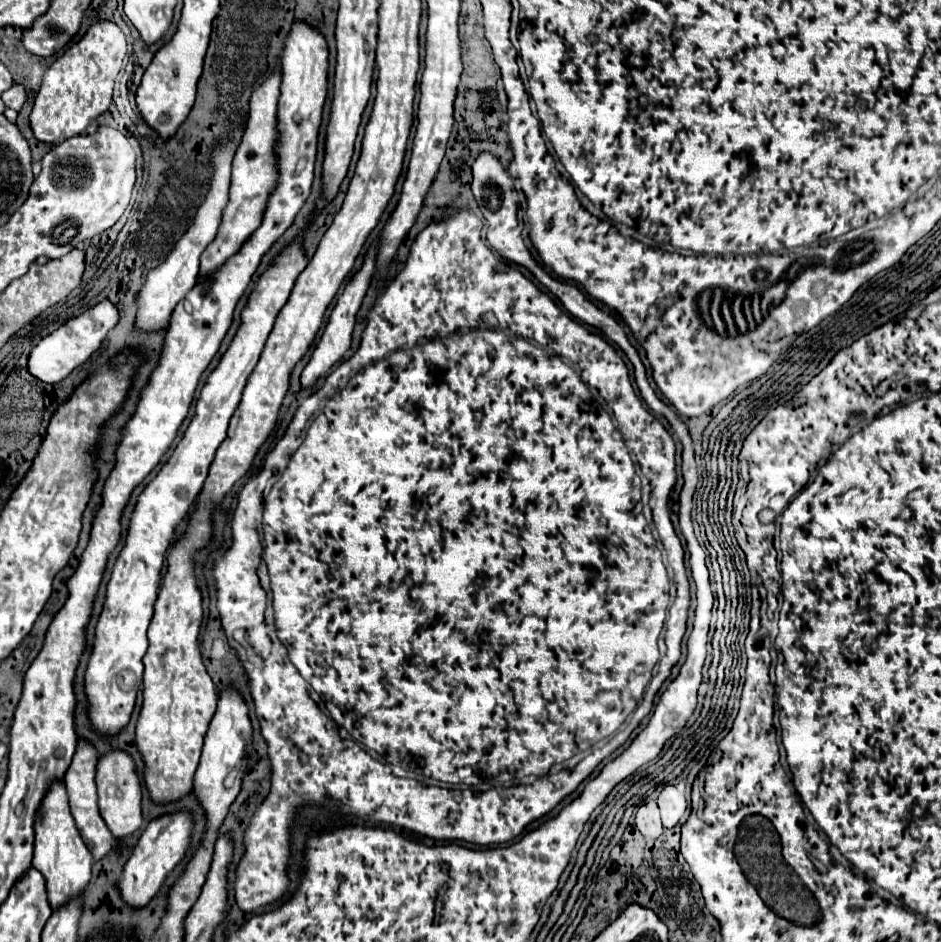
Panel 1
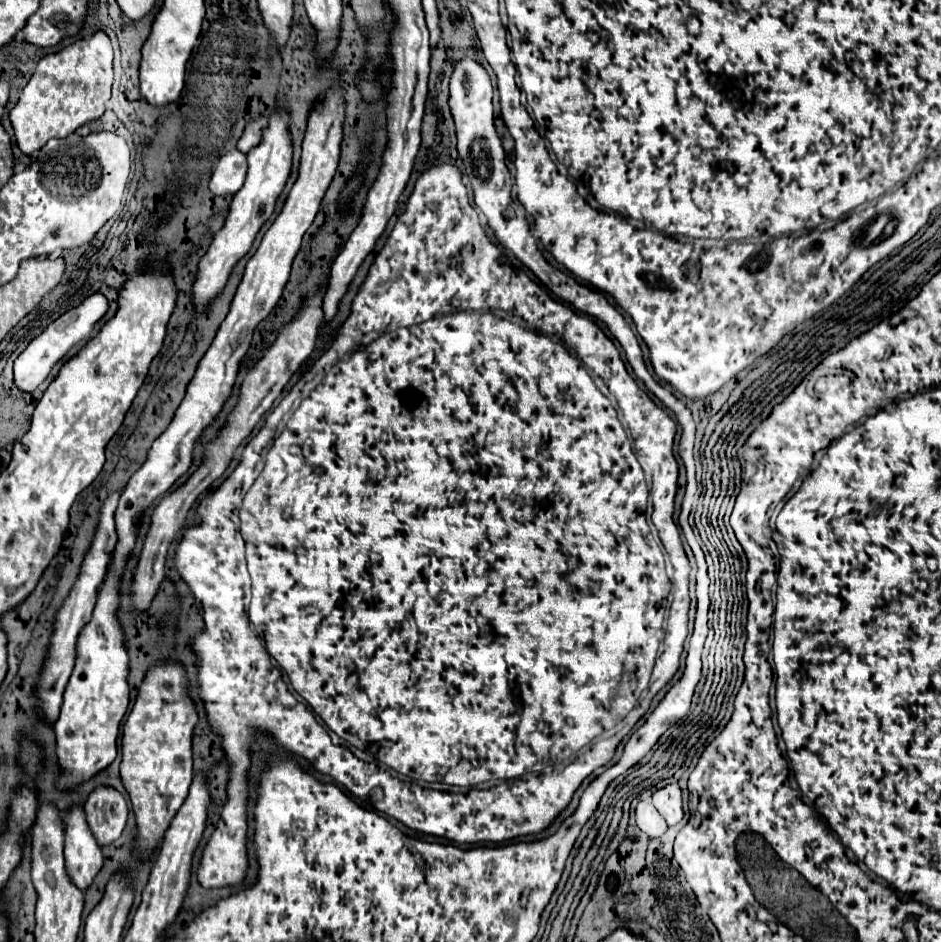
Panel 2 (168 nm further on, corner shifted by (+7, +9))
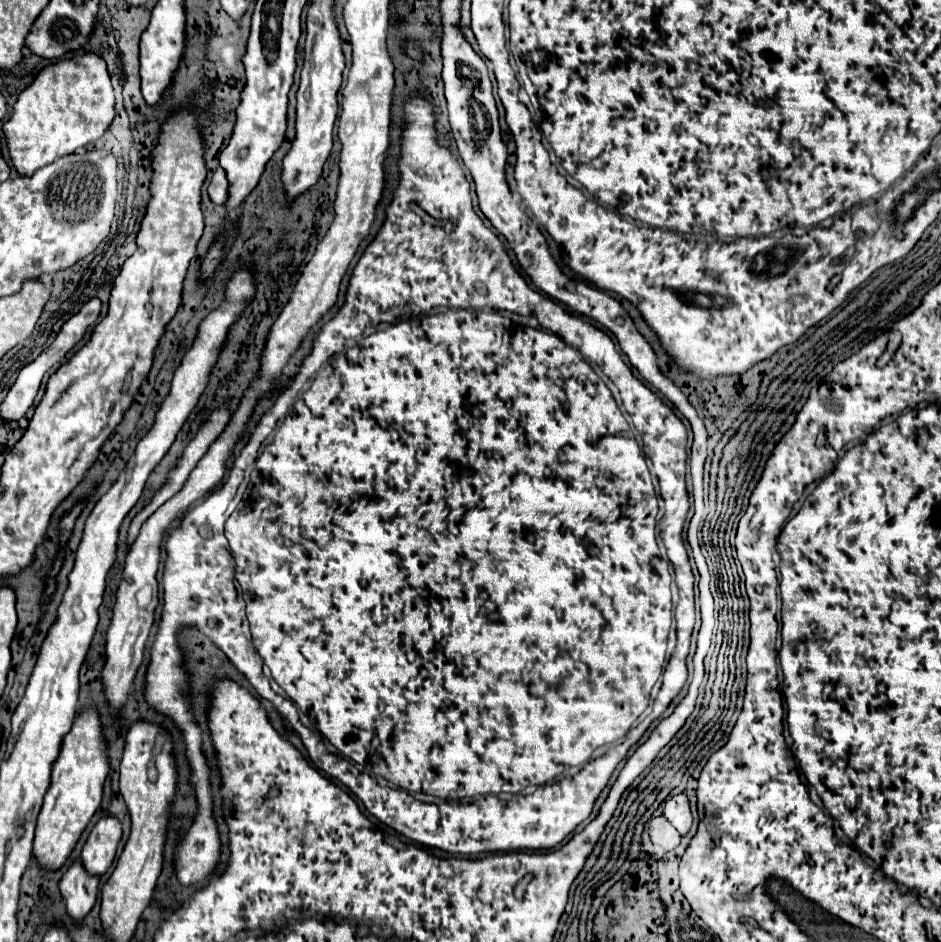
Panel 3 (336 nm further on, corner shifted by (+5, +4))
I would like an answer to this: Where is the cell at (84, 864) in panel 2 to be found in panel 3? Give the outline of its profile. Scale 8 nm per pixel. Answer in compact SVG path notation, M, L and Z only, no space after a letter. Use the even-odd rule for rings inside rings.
M75 862L65 872L59 888L61 888L61 896L63 896L65 904L67 904L67 916L73 922L81 924L83 918L95 906L97 892L99 892L99 878L89 876L85 872L85 868L81 866L81 862Z

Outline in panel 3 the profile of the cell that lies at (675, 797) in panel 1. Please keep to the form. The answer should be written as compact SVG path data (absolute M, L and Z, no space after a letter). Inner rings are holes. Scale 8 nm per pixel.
M677 794L677 796L667 798L667 802L663 806L663 816L679 830L681 836L685 836L691 830L693 814L691 814L689 800L685 794Z

